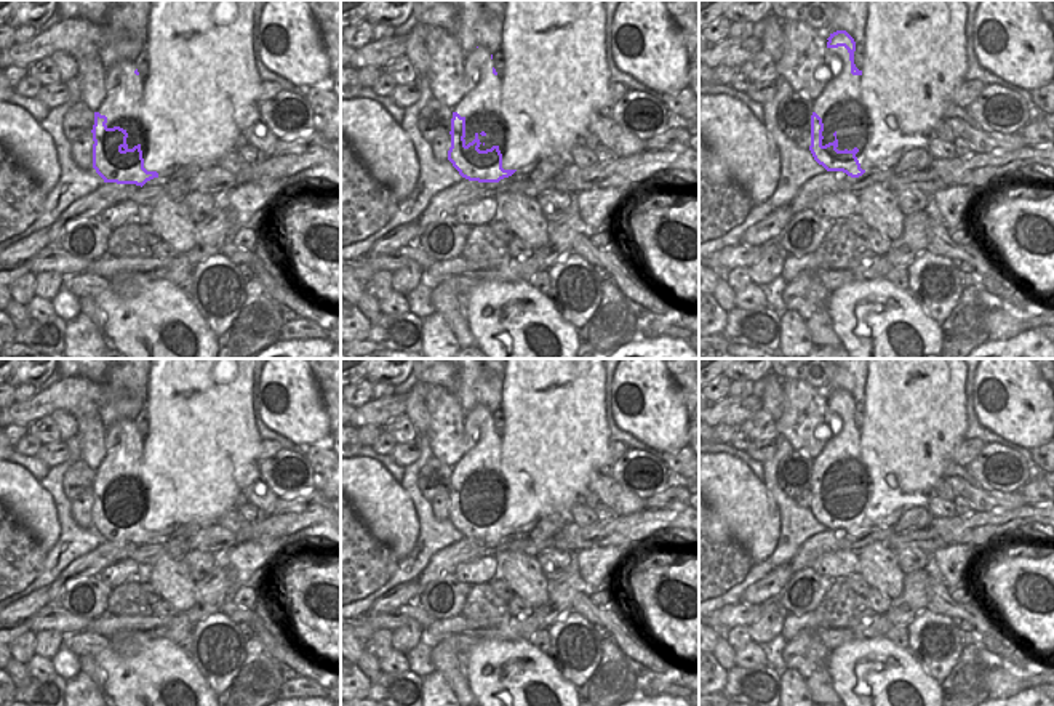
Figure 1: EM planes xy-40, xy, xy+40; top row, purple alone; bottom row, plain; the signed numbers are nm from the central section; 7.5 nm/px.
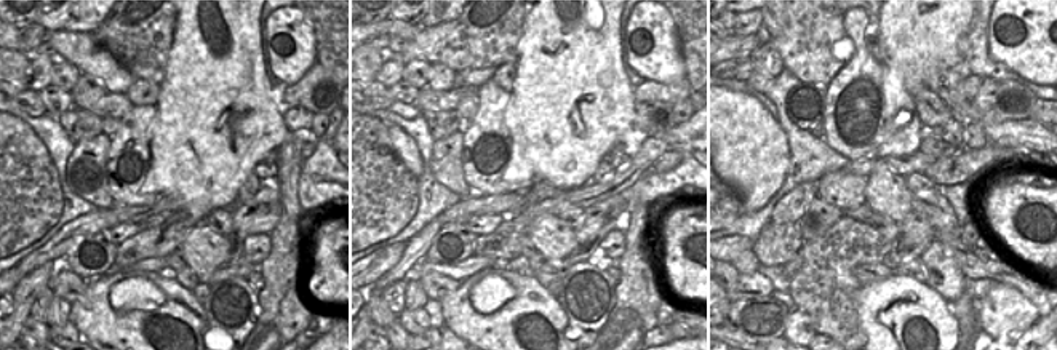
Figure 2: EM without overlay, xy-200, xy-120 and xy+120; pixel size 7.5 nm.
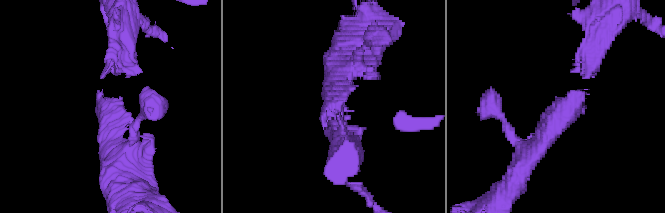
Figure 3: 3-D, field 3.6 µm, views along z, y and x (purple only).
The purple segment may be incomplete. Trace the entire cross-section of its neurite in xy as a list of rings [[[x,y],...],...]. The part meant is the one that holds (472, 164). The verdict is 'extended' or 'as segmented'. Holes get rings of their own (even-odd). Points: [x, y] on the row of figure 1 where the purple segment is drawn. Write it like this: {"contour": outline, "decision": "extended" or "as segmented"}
{"contour": [[[453,112],[451,118],[451,147],[448,150],[448,160],[459,171],[459,174],[469,181],[478,183],[499,183],[504,178],[512,176],[517,170],[502,168],[502,154],[499,146],[480,150],[478,133],[472,142],[465,142],[465,117]]], "decision": "as segmented"}

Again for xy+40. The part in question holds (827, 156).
{"contour": [[[812,112],[811,115],[811,146],[809,150],[814,157],[814,160],[822,165],[827,171],[843,171],[851,178],[859,178],[865,173],[865,170],[860,168],[860,163],[856,157],[859,152],[857,147],[852,150],[838,150],[838,139],[836,131],[833,133],[835,141],[828,144],[822,144],[822,131],[824,123],[822,118]]], "decision": "as segmented"}

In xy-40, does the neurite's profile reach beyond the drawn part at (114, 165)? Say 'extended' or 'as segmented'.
as segmented

